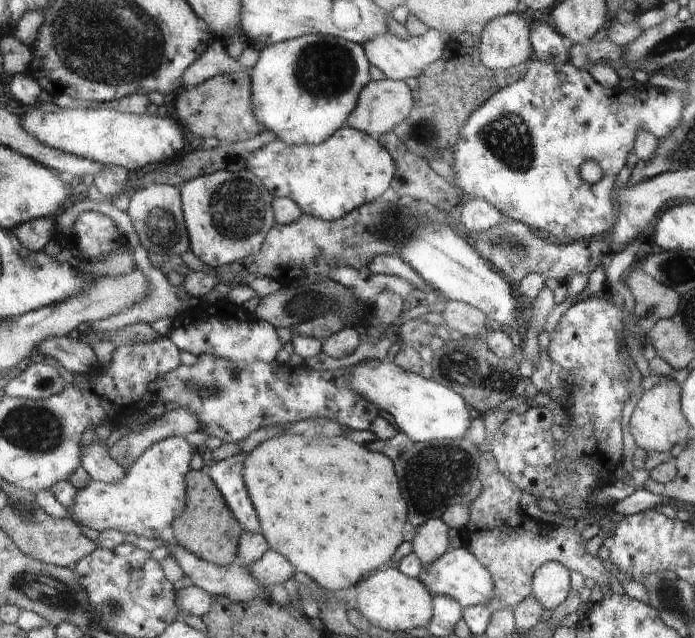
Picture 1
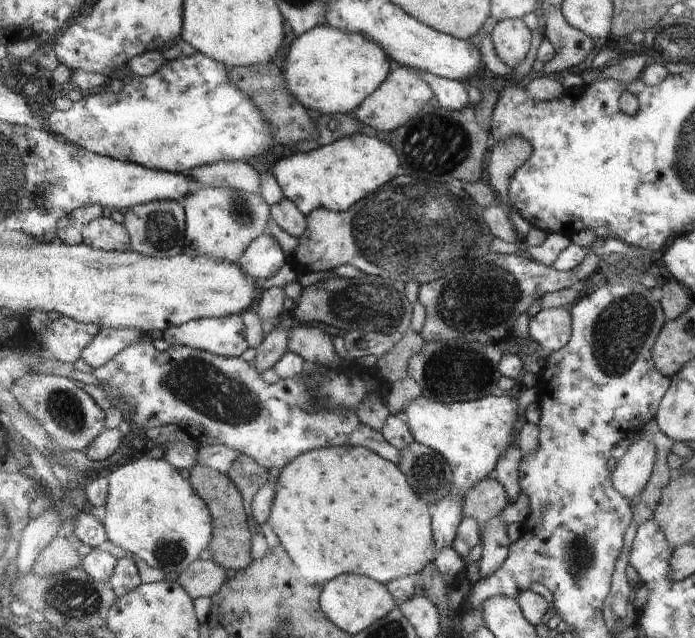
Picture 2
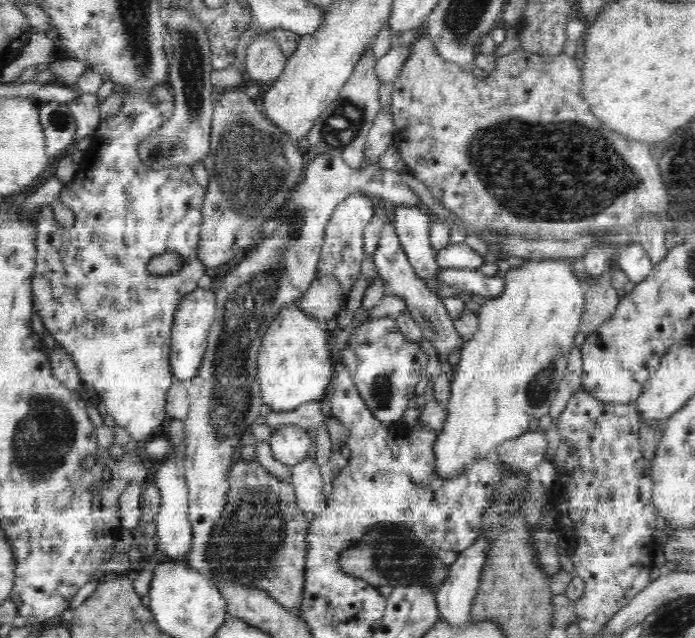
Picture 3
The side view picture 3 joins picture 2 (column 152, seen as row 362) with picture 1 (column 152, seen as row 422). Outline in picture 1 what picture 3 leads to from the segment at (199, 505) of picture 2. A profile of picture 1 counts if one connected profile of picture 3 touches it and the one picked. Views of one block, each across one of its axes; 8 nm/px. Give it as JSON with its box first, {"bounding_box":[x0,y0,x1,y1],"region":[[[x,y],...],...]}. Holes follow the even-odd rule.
{"bounding_box":[69,436,195,538],"region":[[[183,436],[157,442],[127,470],[127,476],[121,482],[91,482],[87,488],[79,490],[69,512],[75,516],[77,524],[99,534],[107,530],[119,530],[137,538],[167,538],[171,536],[175,520],[179,520],[189,508],[187,476],[191,474],[189,464],[193,456],[195,448]]]}

